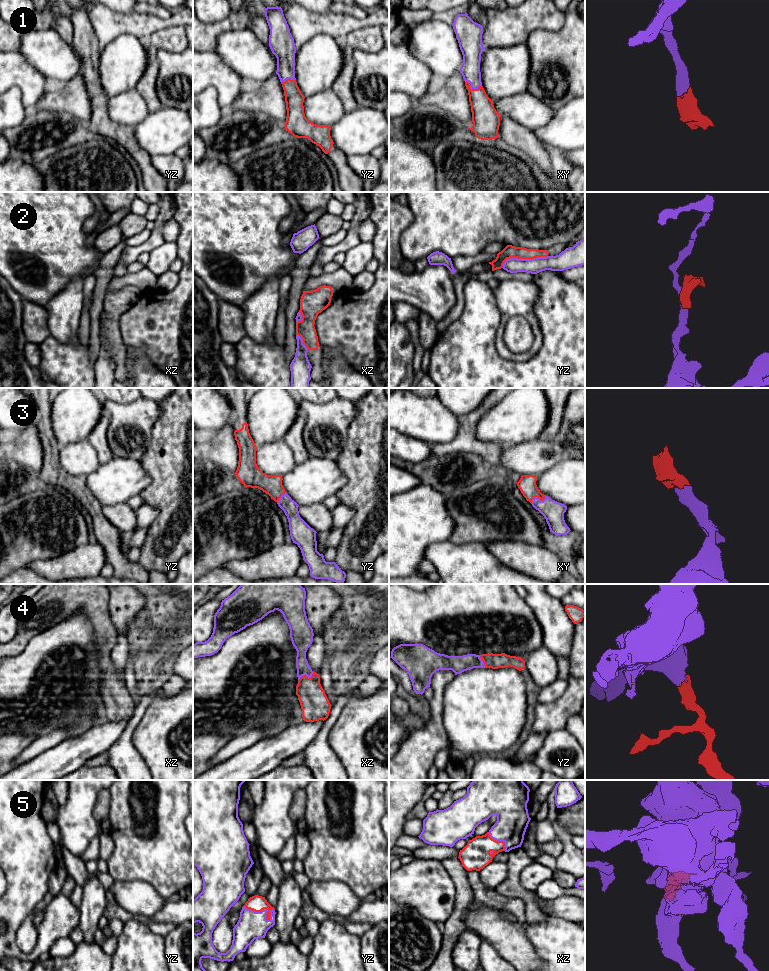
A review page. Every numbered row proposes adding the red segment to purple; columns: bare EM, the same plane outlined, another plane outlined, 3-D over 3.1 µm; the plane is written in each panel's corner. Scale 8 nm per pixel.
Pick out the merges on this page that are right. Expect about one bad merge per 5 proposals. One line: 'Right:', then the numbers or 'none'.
Right: 1, 3, 4, 5

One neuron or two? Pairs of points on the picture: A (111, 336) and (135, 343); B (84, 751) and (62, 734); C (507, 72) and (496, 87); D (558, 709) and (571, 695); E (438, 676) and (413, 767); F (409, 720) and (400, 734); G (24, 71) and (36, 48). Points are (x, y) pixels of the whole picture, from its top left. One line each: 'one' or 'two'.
A: two
B: two
C: one
D: one
E: one
F: one
G: two

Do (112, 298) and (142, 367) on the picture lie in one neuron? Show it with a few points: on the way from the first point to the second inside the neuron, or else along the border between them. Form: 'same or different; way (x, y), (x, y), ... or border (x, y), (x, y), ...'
different; border (124, 346), (128, 375)

